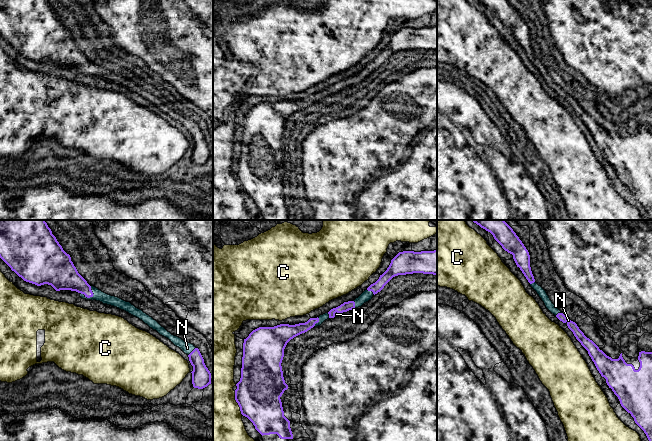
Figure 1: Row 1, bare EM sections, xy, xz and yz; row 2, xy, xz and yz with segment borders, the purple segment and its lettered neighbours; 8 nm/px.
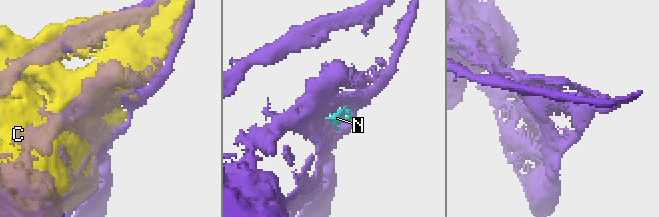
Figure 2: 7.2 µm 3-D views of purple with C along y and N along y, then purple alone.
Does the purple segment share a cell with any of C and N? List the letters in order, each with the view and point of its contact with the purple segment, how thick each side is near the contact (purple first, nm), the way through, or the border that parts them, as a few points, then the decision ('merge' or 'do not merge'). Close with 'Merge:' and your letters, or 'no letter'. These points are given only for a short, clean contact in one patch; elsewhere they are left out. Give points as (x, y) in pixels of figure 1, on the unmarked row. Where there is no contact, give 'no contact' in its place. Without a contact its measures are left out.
C: xz (237, 178) | 360/460 nm | do not merge
N: xy (87, 73) | 220/80 nm | merge
Merge: N

